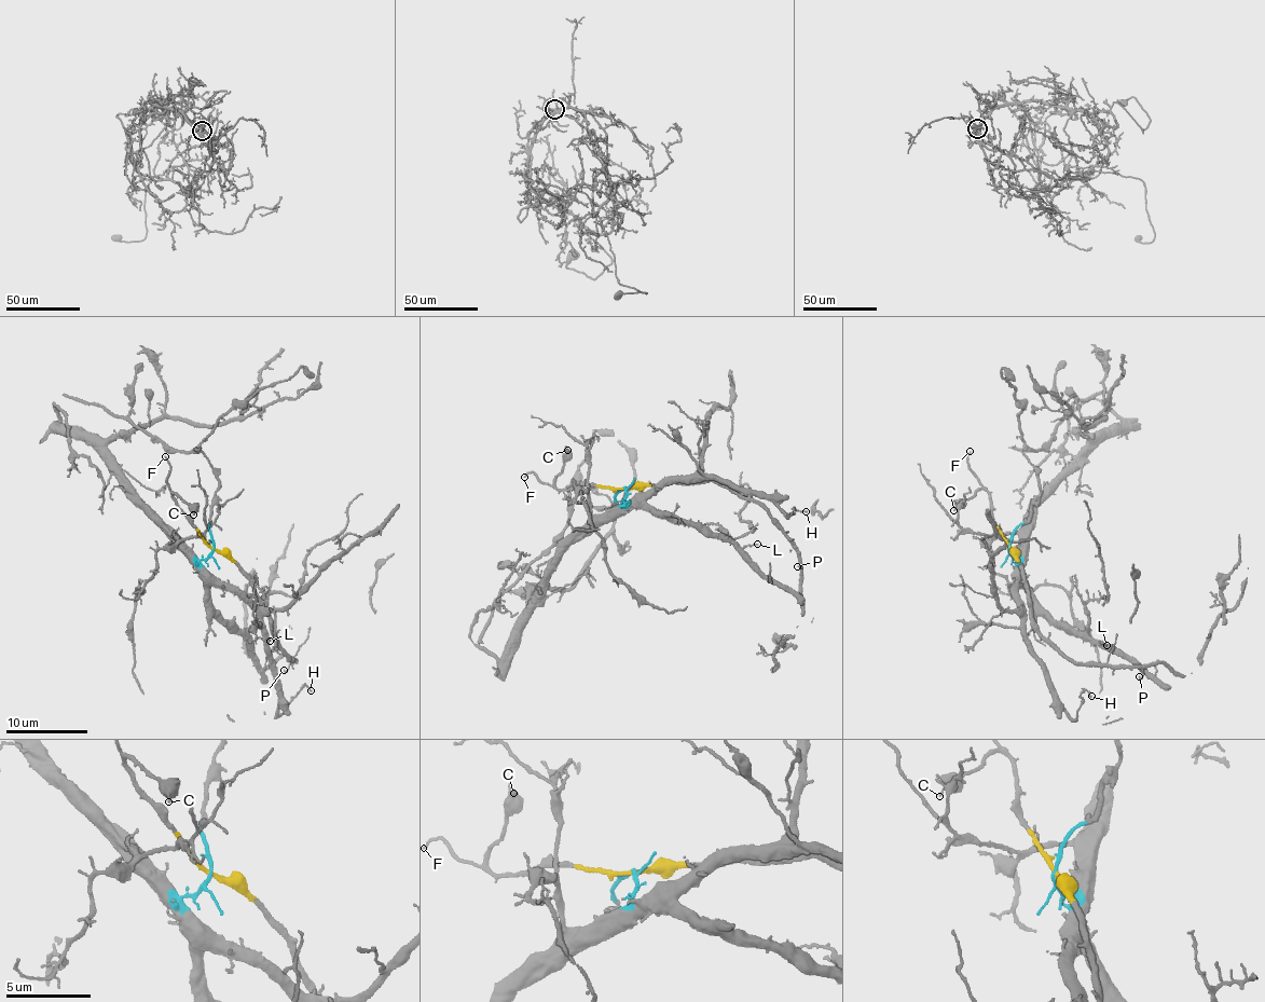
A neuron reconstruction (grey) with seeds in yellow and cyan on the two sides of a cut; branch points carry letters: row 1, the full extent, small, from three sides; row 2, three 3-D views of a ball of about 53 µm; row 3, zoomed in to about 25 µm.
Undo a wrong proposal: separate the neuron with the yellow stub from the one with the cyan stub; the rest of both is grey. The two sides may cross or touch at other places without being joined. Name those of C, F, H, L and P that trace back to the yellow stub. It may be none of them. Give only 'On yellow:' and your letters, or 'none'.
On yellow: C, F, P

